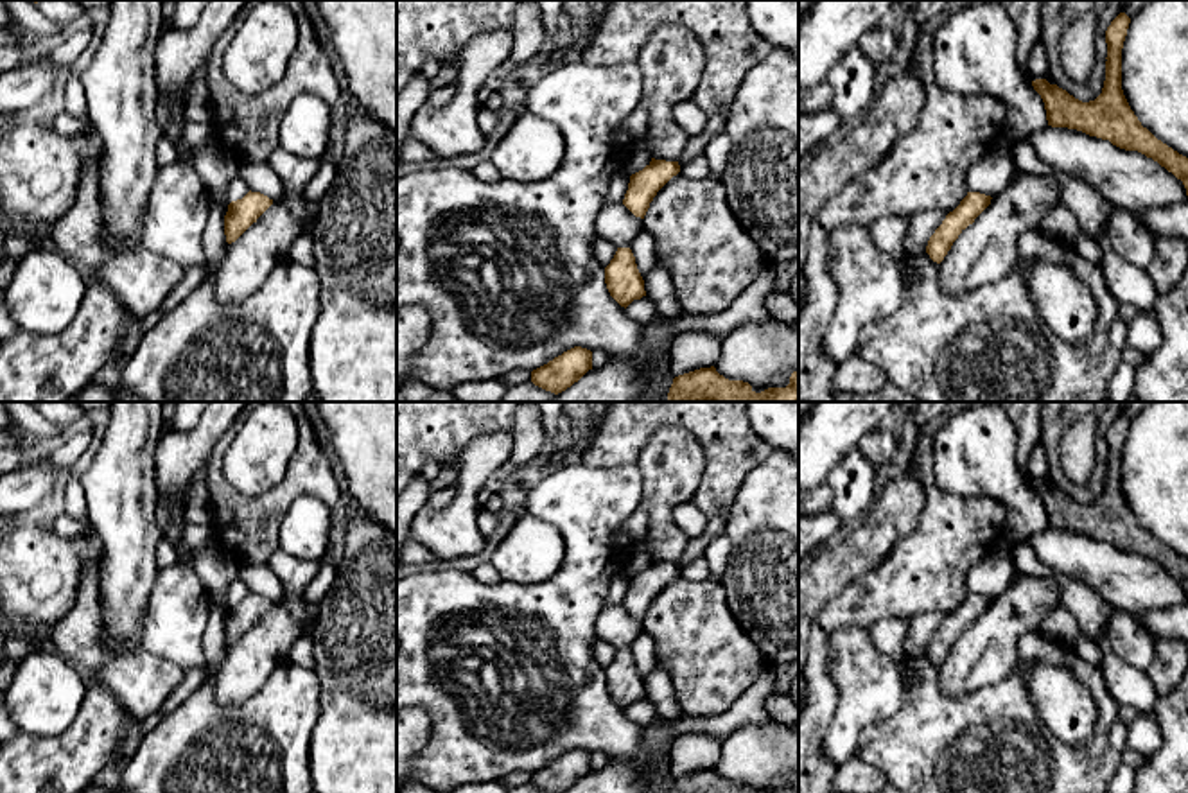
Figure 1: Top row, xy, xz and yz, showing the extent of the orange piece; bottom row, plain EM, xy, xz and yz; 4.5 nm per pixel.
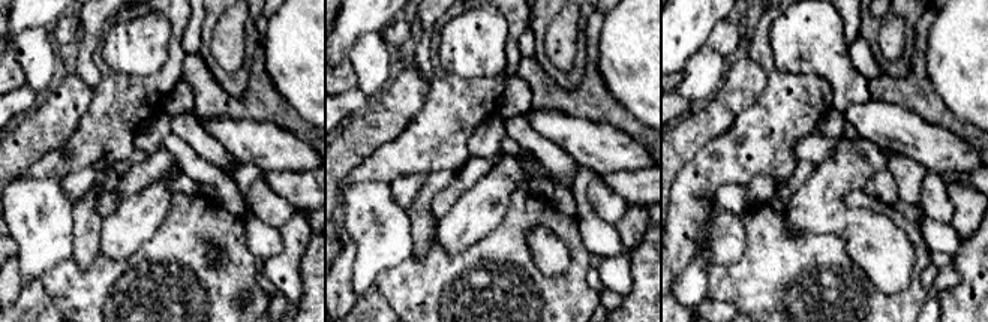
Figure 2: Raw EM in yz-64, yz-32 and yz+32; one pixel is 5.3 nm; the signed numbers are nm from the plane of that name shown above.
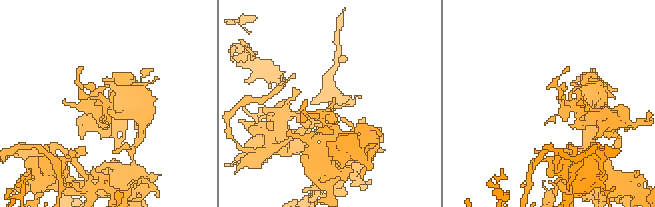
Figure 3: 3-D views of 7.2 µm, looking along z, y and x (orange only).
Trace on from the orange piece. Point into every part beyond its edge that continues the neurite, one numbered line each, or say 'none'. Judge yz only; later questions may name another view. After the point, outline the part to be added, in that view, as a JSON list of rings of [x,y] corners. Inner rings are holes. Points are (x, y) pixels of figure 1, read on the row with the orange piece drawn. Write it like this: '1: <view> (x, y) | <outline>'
none

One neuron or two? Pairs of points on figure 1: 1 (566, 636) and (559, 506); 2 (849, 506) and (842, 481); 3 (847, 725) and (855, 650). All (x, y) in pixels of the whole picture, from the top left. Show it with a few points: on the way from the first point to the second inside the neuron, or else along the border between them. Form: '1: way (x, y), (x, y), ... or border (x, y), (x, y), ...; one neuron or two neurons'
1: way (567, 603), (576, 592), (576, 539); one neuron
2: way (847, 501), (842, 496), (842, 487); one neuron
3: way (855, 707), (855, 668); one neuron

